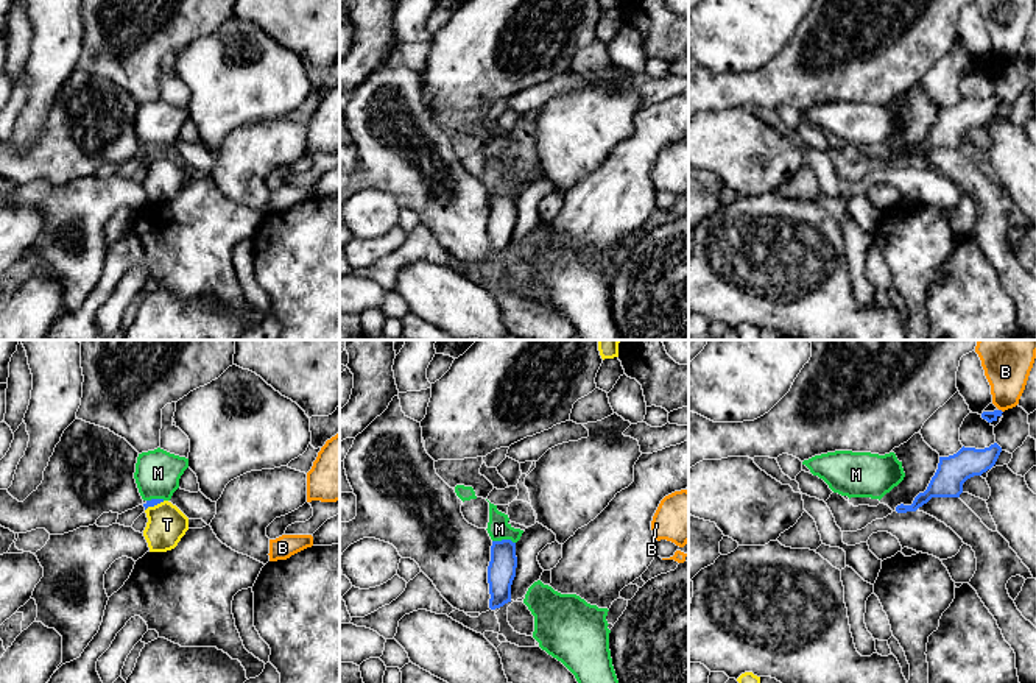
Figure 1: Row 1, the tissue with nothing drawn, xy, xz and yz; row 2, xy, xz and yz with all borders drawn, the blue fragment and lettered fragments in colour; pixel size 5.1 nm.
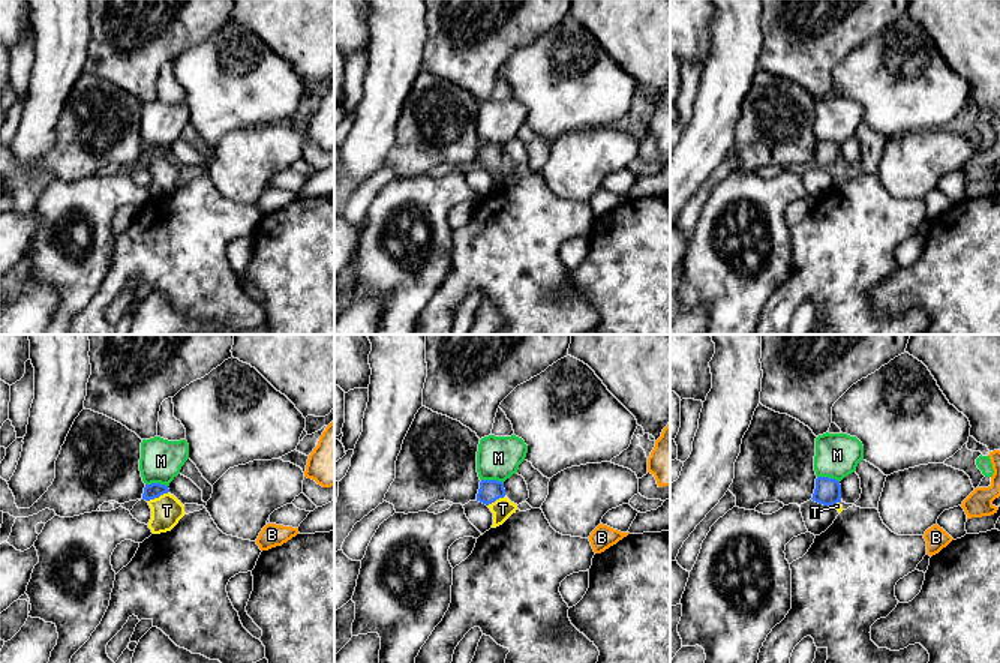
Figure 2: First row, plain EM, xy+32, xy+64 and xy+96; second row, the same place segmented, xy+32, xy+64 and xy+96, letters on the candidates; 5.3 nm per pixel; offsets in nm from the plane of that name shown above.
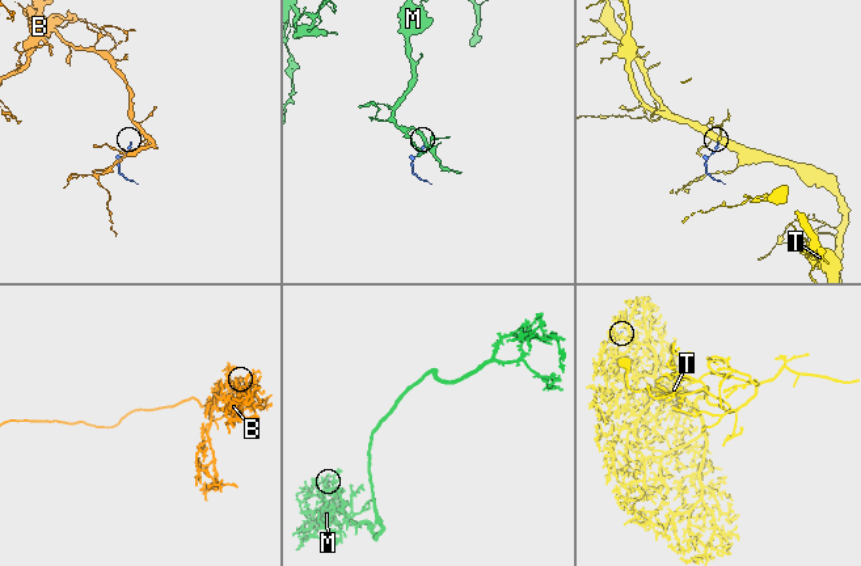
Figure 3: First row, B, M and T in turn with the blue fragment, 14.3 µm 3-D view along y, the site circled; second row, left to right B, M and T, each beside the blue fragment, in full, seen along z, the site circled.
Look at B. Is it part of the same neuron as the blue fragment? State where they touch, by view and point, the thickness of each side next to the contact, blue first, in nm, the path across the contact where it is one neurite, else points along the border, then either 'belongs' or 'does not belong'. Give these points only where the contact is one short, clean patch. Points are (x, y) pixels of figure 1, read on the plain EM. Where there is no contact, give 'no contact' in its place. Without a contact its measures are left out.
meets blue in yz at (1000, 61); 60 nm thick on the blue side, 220 nm on the other; border along yz (999, 60), (1002, 63); does not belong

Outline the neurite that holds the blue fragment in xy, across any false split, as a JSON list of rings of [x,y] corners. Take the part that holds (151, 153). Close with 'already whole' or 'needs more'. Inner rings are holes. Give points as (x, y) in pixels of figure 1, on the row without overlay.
[[[151,150],[143,154],[148,168],[143,187],[150,203],[167,203],[178,196],[189,181],[189,168],[171,153]]]; needs more

